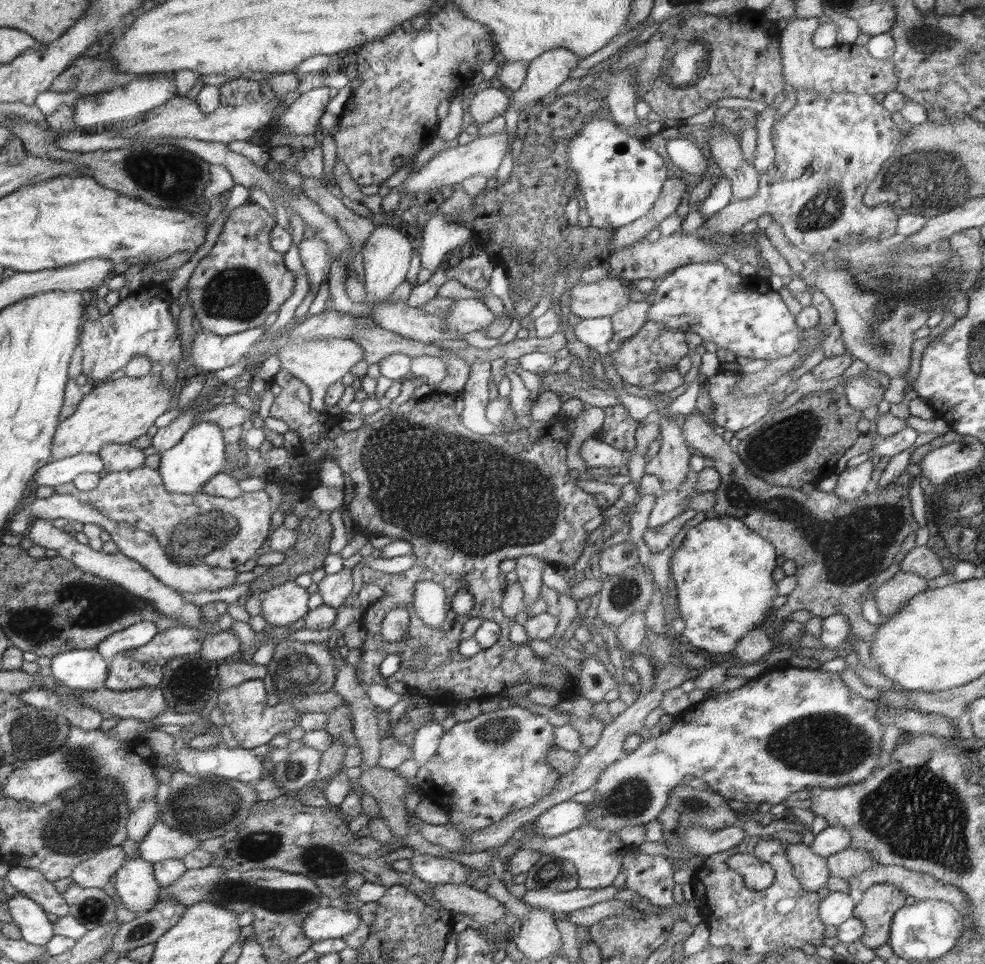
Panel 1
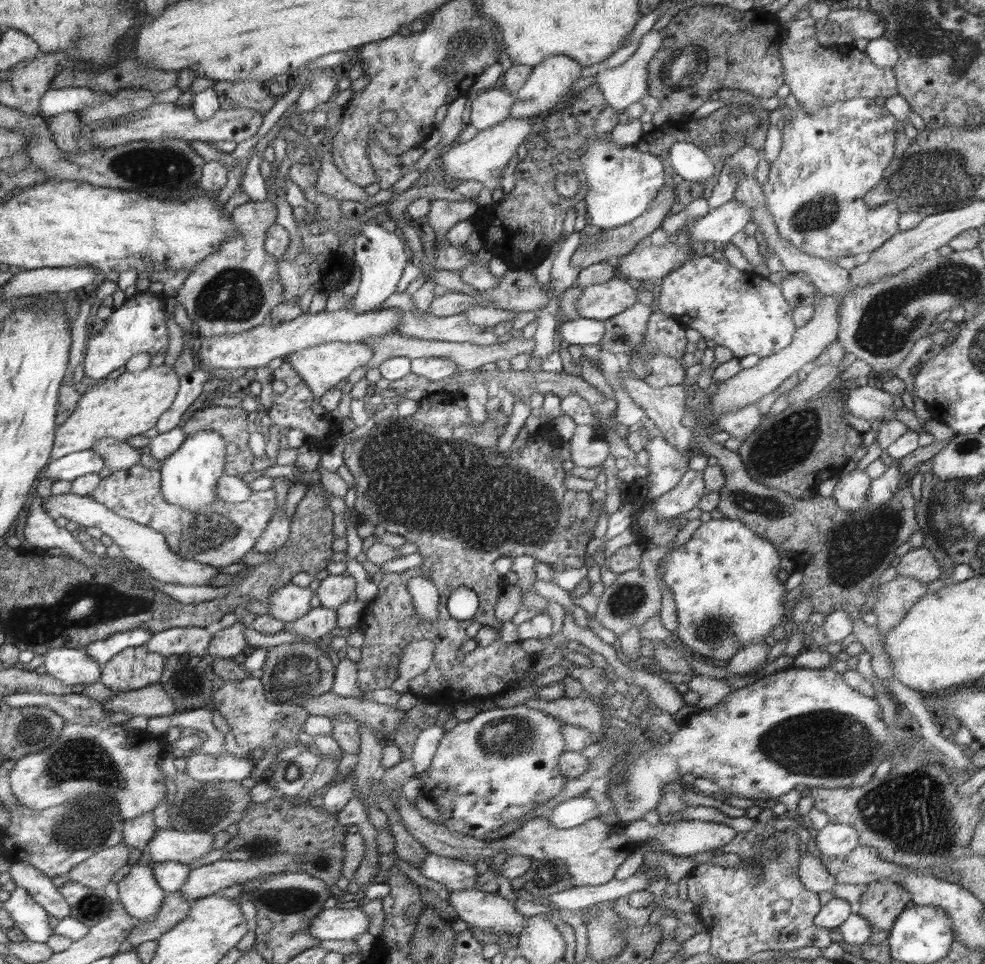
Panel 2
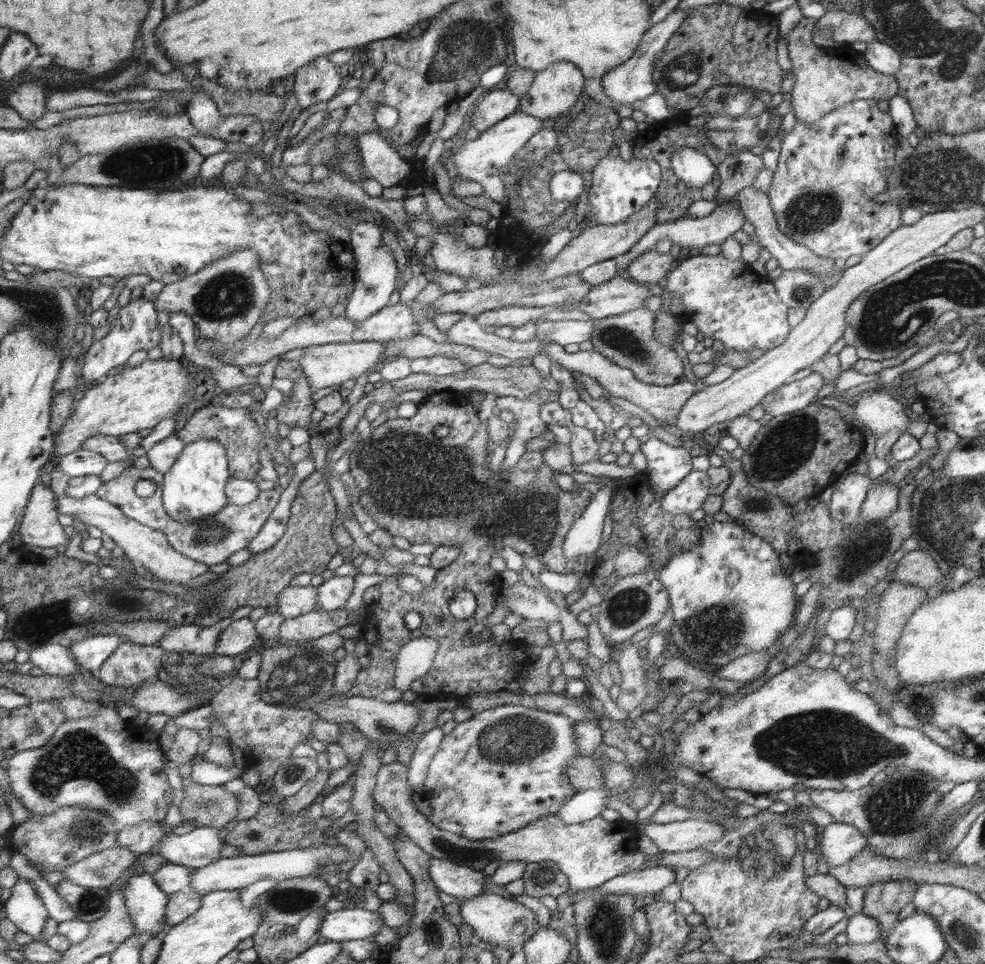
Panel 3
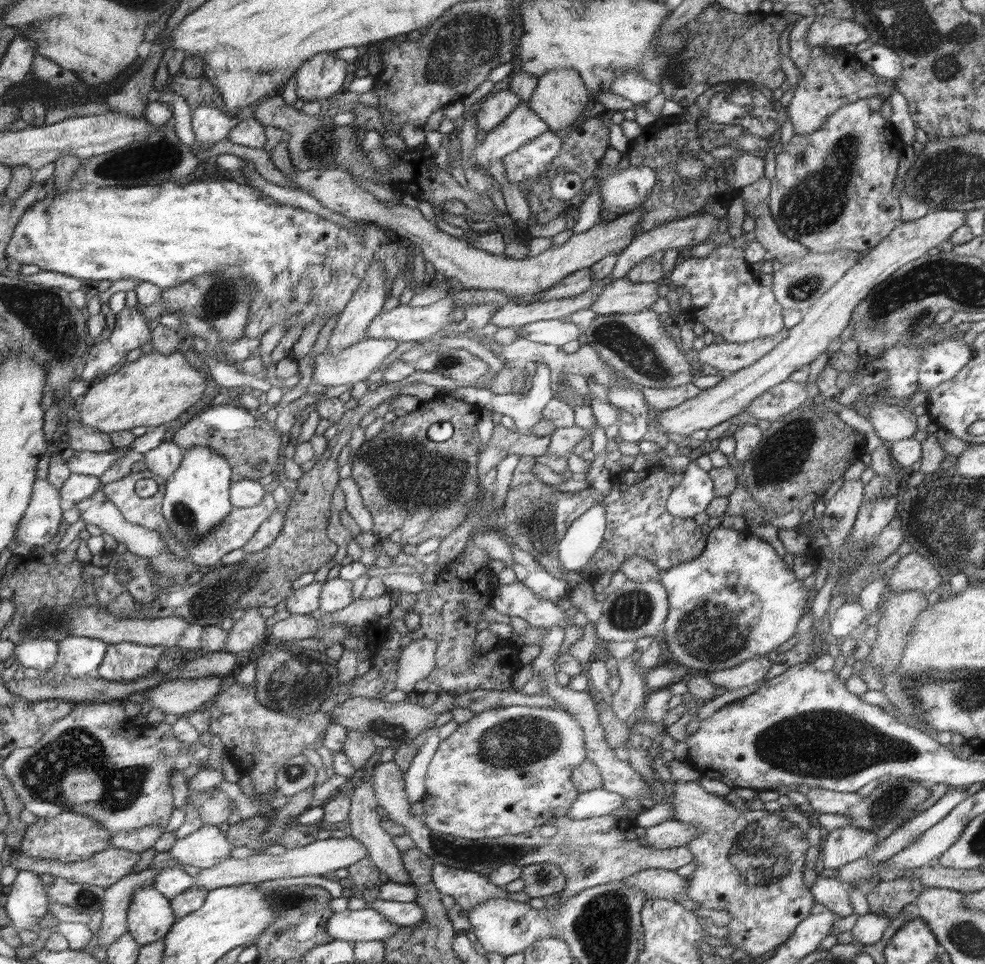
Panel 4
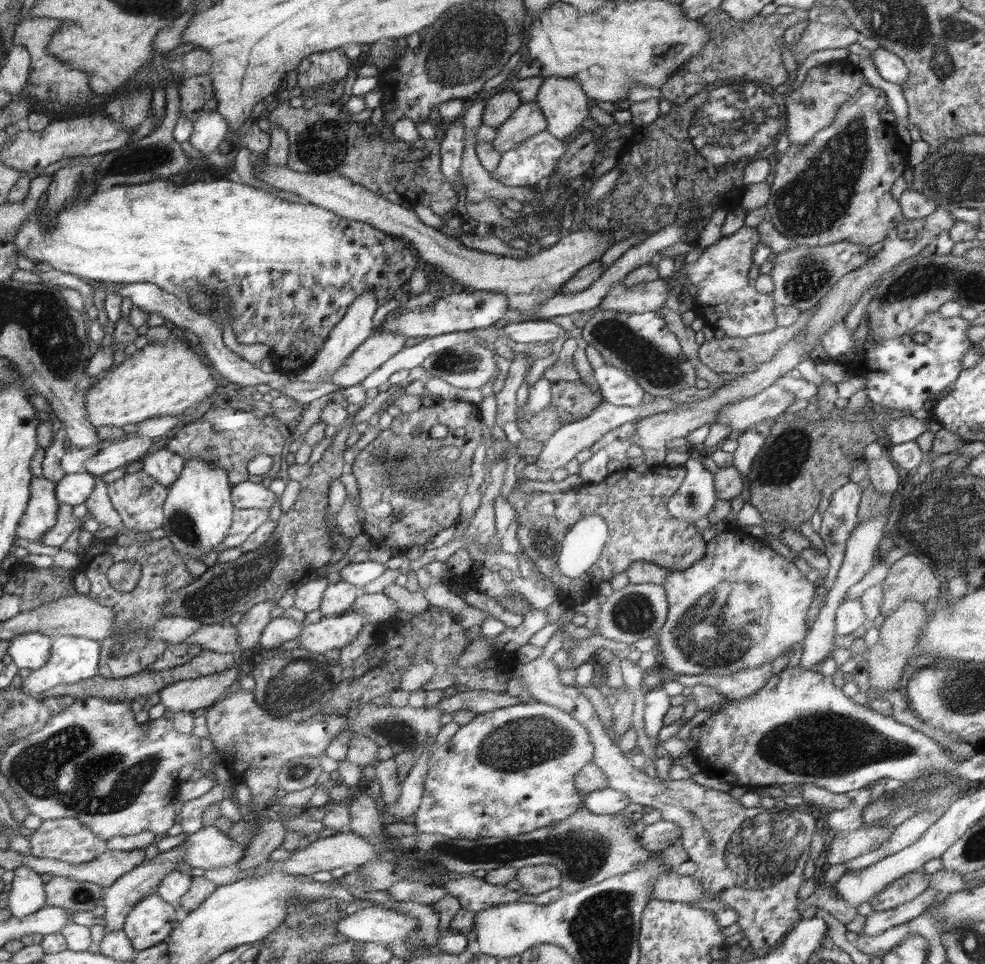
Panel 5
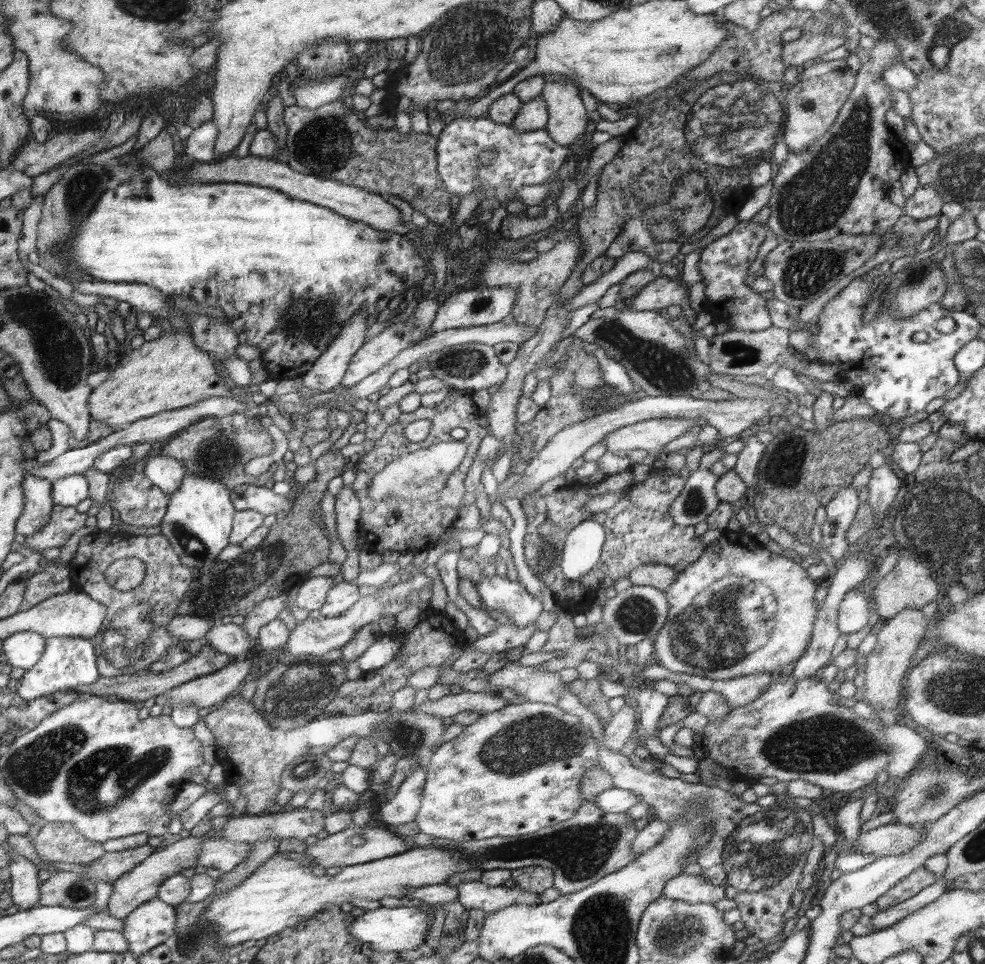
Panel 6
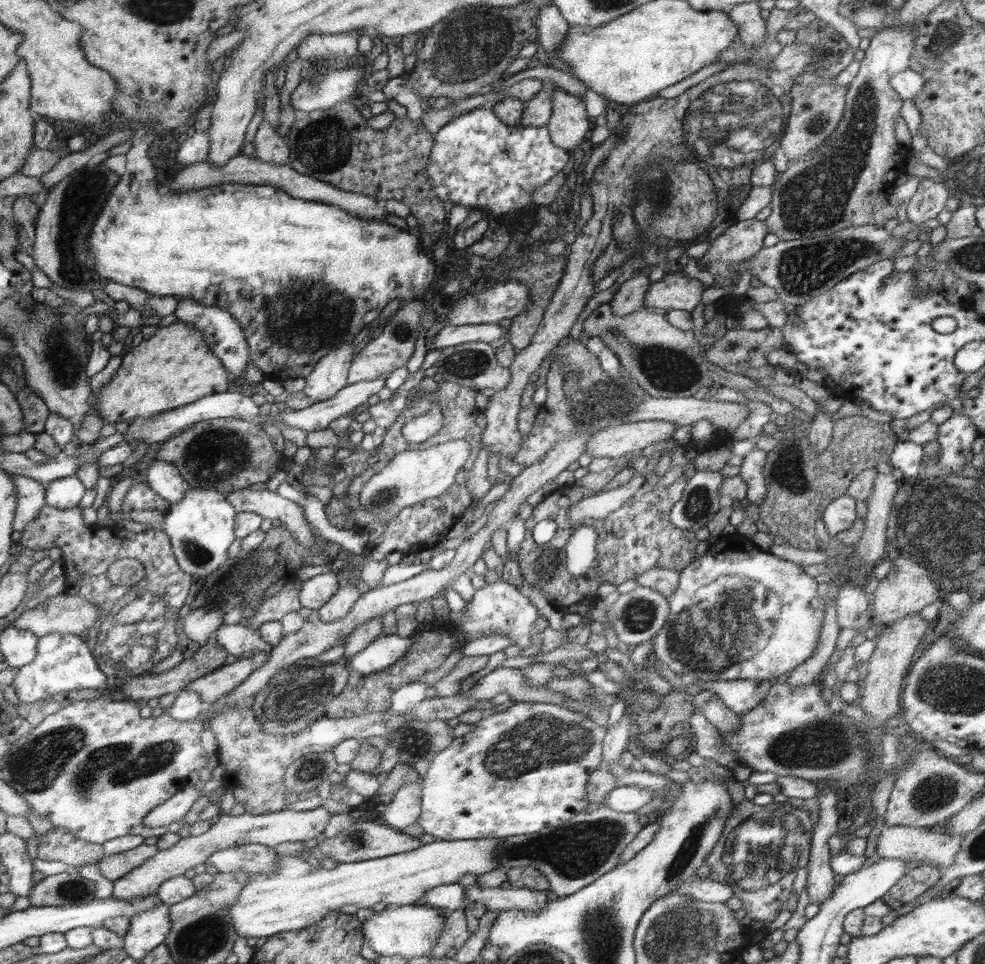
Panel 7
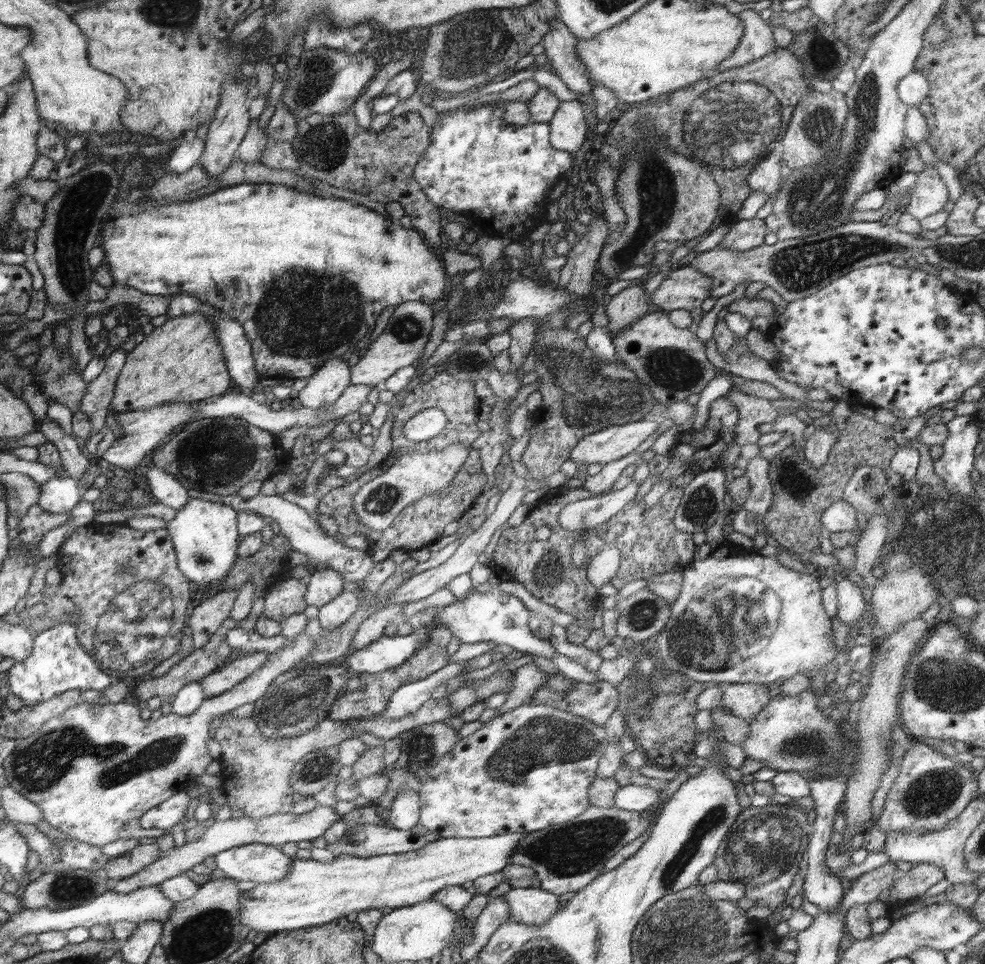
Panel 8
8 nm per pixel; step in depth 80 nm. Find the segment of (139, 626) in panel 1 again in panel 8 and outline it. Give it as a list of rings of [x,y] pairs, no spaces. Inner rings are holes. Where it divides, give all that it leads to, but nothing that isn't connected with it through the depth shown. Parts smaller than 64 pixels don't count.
[[[58,624],[36,637],[30,655],[7,670],[9,692],[33,707],[69,690],[104,690],[111,684],[111,674],[98,668],[94,660],[94,653],[86,652],[77,639],[77,628]]]

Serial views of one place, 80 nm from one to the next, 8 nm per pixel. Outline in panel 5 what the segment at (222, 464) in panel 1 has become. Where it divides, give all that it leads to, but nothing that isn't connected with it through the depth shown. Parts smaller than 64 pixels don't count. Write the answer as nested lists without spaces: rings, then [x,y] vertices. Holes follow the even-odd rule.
[[[191,458],[185,461],[179,479],[167,488],[168,498],[164,505],[162,528],[173,548],[200,561],[206,553],[214,551],[229,535],[232,529],[234,483],[229,480],[225,467],[217,466],[206,458]]]

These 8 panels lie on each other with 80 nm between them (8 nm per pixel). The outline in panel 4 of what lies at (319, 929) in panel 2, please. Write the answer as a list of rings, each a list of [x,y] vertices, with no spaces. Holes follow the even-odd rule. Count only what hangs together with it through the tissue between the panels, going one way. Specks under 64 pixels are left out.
[[[368,908],[334,913],[329,921],[329,934],[336,940],[370,942],[390,938],[403,926],[387,921],[382,913]]]

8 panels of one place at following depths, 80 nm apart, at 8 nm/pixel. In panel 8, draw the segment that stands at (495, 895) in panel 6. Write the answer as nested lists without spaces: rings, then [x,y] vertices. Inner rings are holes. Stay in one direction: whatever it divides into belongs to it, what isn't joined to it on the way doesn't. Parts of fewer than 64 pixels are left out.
[[[511,888],[503,895],[510,905],[512,919],[525,926],[540,926],[551,920],[560,908],[560,898],[550,891],[537,889]]]

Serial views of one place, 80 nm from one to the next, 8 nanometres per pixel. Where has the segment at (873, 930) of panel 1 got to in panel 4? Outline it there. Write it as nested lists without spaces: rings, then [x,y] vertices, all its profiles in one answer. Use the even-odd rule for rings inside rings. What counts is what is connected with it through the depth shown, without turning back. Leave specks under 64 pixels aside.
[[[896,877],[880,881],[867,894],[867,901],[872,913],[894,919],[906,904],[914,902],[926,892],[919,878]]]

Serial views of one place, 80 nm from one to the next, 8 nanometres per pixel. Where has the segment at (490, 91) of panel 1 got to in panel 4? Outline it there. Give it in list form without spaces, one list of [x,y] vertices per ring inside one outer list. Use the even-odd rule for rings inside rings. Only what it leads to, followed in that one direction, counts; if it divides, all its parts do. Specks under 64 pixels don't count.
[[[510,90],[498,91],[480,103],[475,113],[480,131],[490,131],[521,103],[521,99]]]

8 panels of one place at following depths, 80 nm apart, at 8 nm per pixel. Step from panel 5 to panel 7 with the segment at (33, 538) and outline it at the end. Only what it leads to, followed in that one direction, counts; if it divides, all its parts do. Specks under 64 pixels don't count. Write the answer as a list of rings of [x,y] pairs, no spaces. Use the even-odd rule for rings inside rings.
[[[14,475],[17,484],[19,501],[17,504],[17,520],[14,531],[26,530],[30,522],[36,522],[41,517],[46,506],[47,486],[27,476]]]

